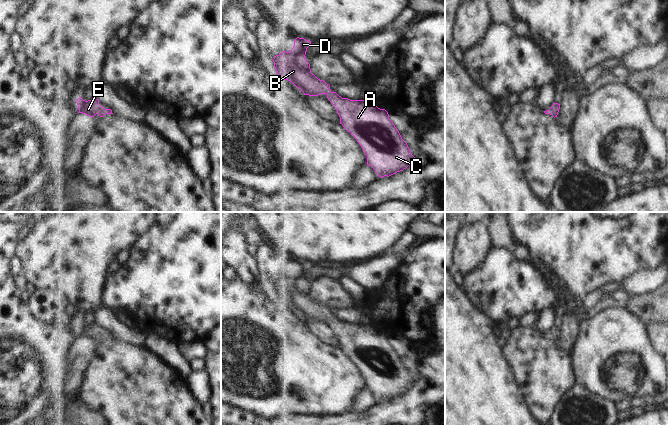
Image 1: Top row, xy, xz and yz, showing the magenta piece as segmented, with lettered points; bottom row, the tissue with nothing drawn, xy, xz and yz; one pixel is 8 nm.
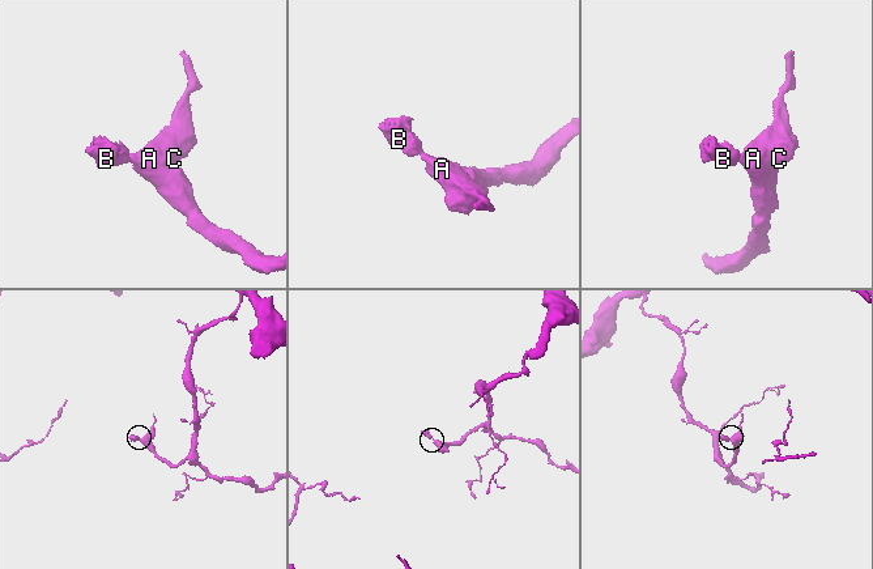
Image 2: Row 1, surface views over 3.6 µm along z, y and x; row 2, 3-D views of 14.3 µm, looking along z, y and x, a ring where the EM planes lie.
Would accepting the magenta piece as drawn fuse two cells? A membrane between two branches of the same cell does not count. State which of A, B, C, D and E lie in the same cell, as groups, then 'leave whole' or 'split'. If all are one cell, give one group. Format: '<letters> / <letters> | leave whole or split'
A B C D E | leave whole

